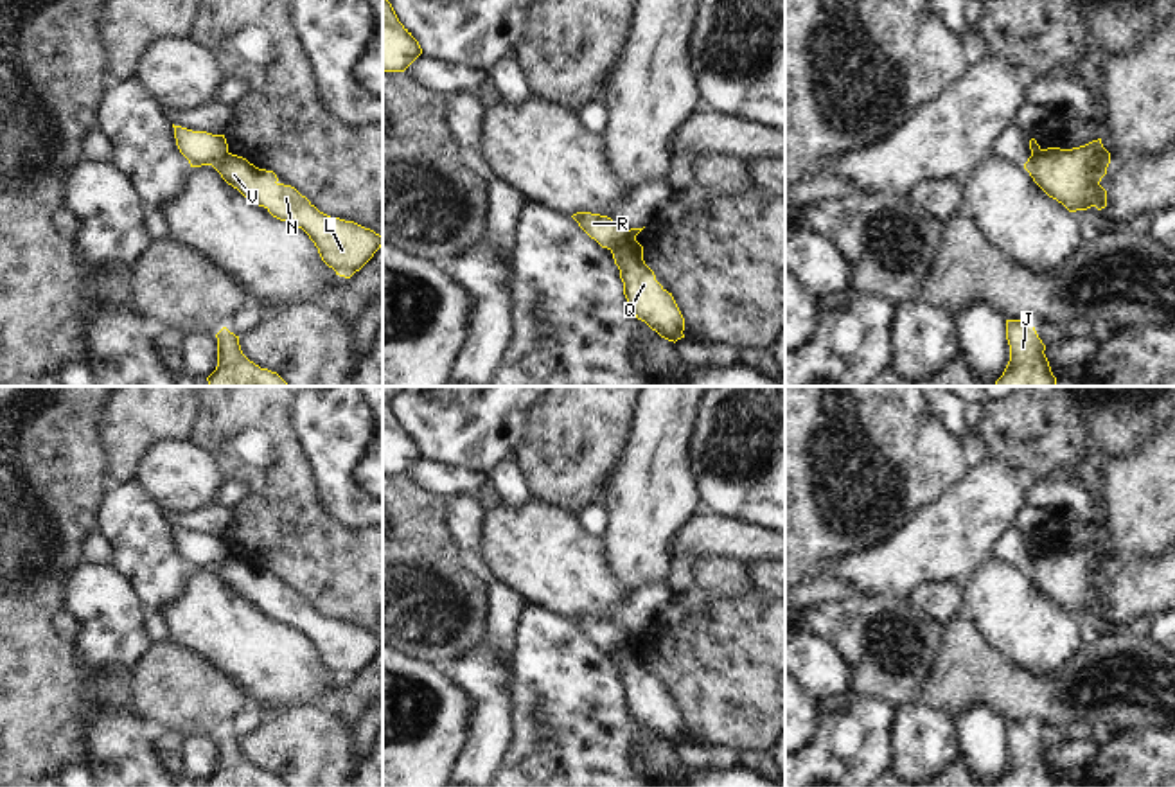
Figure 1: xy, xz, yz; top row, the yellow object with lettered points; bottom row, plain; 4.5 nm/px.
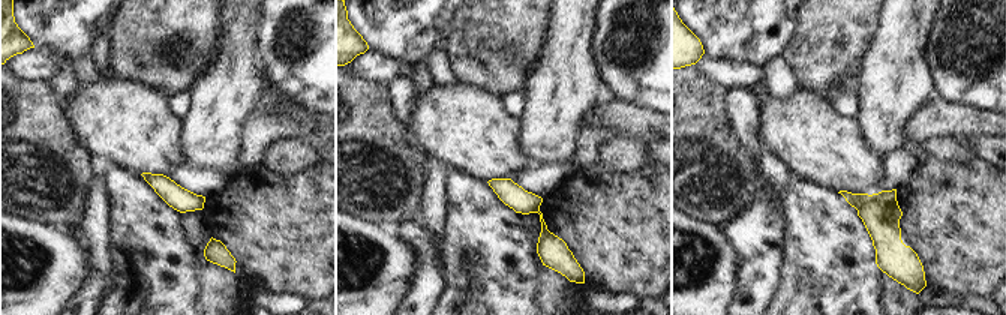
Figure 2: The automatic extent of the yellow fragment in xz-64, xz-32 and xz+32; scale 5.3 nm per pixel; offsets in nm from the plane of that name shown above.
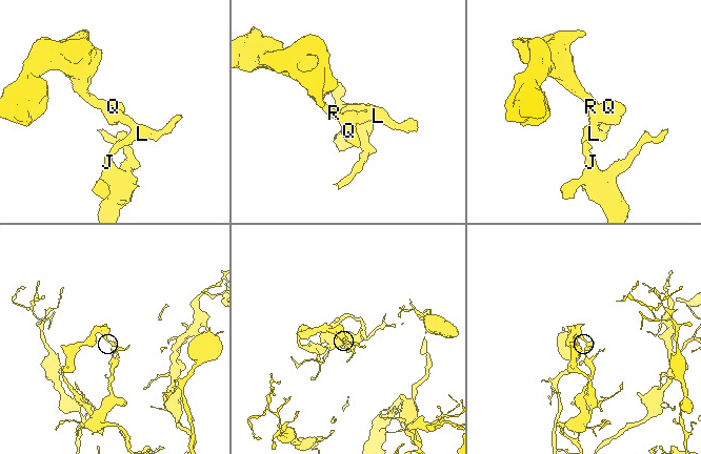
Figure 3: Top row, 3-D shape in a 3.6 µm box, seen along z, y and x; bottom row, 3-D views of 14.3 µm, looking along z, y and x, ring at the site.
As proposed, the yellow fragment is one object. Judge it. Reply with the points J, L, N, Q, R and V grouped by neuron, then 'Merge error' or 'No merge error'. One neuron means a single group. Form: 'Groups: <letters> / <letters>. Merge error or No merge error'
Groups: J L N Q V / R. Merge error

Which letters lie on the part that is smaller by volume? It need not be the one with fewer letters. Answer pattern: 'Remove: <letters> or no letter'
Remove: R

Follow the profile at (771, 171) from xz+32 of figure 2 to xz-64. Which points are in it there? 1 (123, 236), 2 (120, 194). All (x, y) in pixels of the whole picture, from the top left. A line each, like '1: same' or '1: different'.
1: different
2: different

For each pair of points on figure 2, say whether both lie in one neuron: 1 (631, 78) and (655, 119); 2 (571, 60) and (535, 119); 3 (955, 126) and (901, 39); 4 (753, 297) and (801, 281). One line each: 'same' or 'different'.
1: different
2: same
3: different
4: different

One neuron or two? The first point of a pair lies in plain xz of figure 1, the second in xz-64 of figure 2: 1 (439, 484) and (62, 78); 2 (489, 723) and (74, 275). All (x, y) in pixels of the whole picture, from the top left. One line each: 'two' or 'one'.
1: two
2: two

